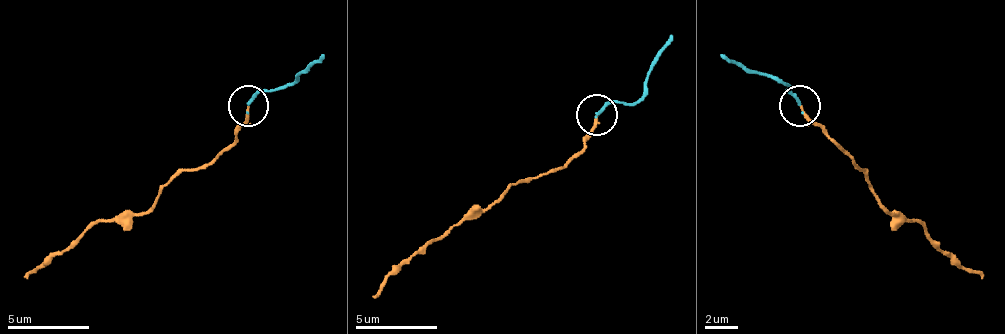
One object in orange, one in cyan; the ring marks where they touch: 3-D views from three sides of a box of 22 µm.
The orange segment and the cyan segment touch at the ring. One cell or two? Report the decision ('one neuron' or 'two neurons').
one neuron

